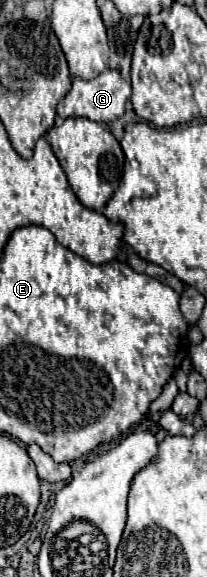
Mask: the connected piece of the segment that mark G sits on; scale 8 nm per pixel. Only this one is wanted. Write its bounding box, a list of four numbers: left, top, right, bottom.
[57,69,131,123]

